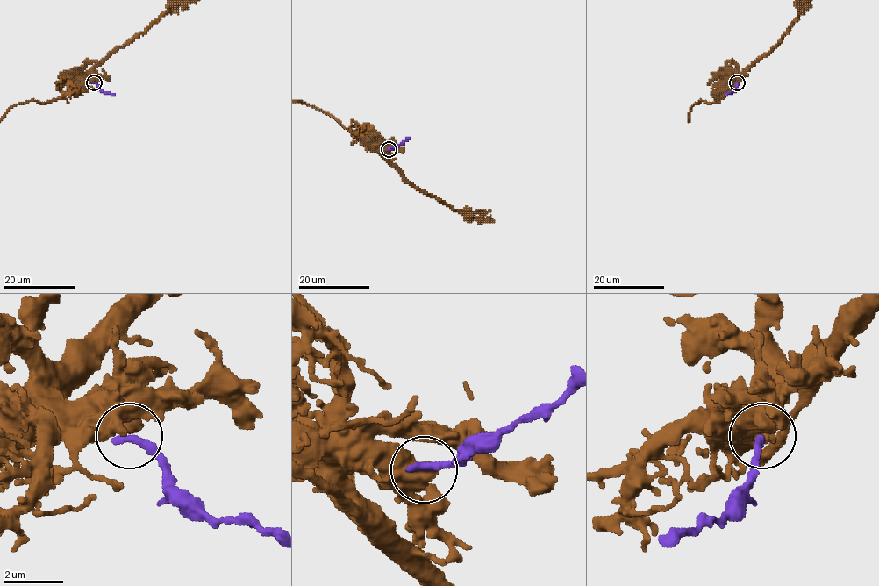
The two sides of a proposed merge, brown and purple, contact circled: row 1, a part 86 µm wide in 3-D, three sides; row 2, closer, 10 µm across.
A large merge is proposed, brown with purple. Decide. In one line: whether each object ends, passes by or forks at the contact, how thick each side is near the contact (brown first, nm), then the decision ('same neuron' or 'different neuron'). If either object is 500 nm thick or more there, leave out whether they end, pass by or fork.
650/320 nm | different neuron

